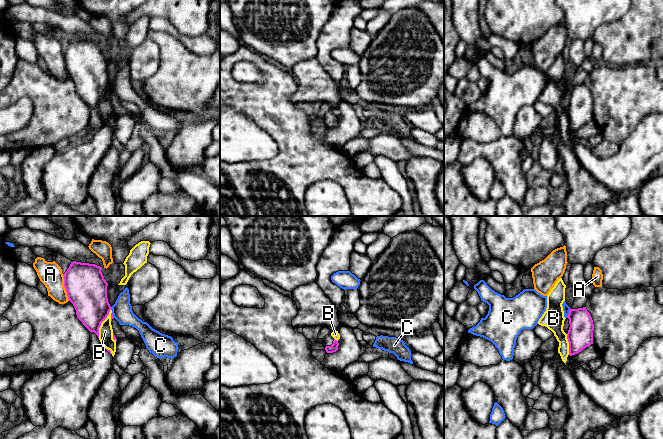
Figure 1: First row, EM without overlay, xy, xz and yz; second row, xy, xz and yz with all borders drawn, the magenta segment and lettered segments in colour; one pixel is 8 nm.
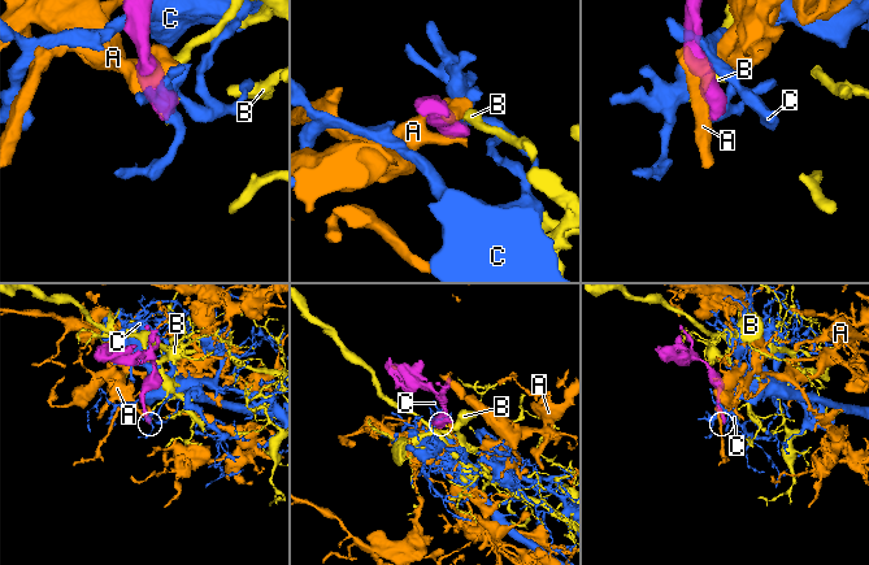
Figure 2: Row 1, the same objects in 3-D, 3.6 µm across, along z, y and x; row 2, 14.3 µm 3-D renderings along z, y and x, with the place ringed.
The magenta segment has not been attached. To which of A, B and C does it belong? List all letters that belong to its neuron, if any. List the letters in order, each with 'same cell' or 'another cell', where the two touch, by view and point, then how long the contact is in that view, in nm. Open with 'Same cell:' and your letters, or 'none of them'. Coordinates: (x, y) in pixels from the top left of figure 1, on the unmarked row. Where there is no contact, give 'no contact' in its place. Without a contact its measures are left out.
Same cell: none of them
A: another cell; meets magenta in xy at (64, 62); contact 220 nm long
B: another cell; meets magenta in xy at (101, 98); contact 260 nm long
C: another cell; meets magenta in yz at (569, 89); contact 80 nm long

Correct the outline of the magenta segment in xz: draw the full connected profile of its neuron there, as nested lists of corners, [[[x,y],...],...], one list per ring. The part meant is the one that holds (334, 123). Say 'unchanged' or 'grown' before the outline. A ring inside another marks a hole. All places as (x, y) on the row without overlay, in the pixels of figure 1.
grown | [[[331,110],[323,113],[322,116],[327,129],[333,129],[338,126],[339,119],[331,112]]]

